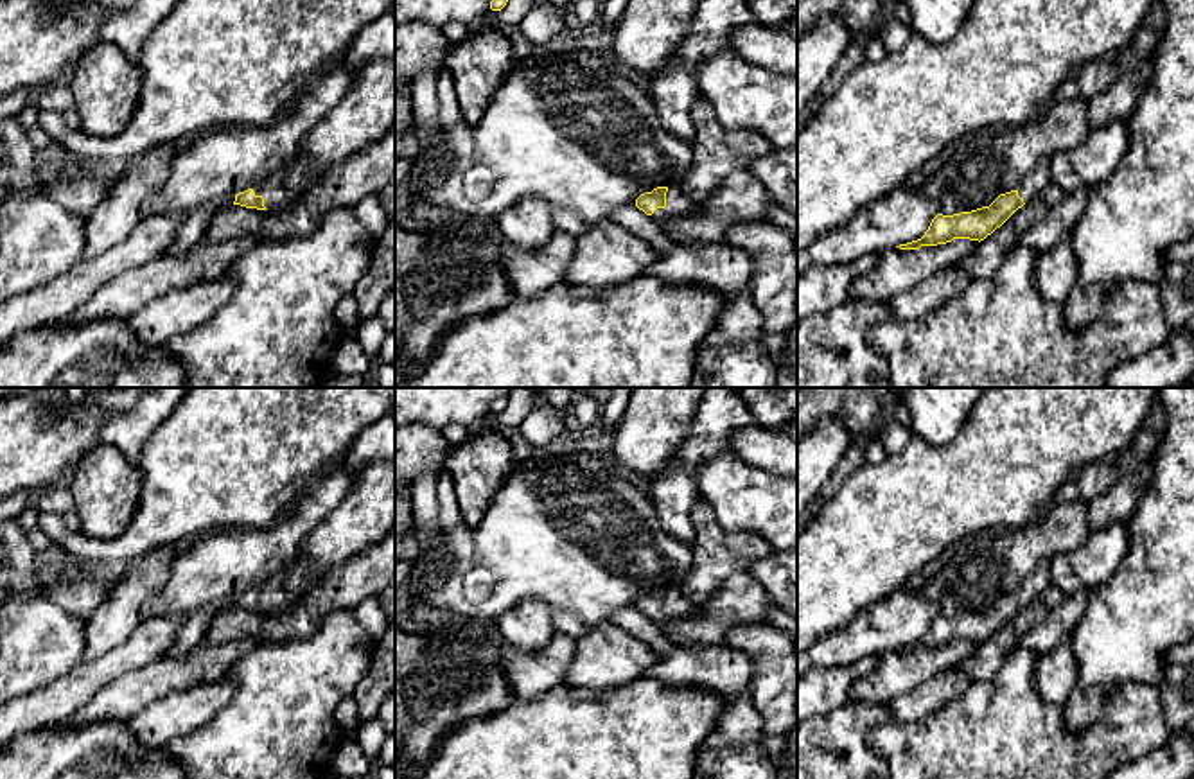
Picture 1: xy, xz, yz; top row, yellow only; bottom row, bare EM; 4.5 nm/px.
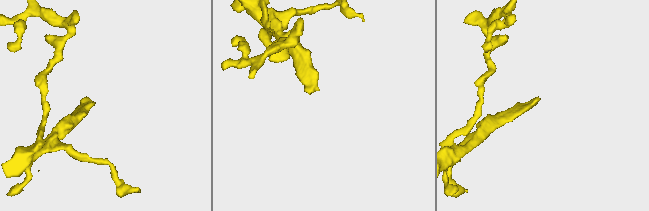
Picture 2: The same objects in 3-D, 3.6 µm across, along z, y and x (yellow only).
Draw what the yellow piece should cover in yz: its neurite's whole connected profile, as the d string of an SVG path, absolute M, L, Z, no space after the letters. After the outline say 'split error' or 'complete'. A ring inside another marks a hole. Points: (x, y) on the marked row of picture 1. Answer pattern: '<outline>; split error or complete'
M1043 158L1038 167L1011 192L1000 194L989 206L953 215L937 214L925 235L917 241L900 244L900 249L919 249L921 246L937 246L953 239L984 241L1000 228L1018 208L1052 181L1050 160Z; split error

